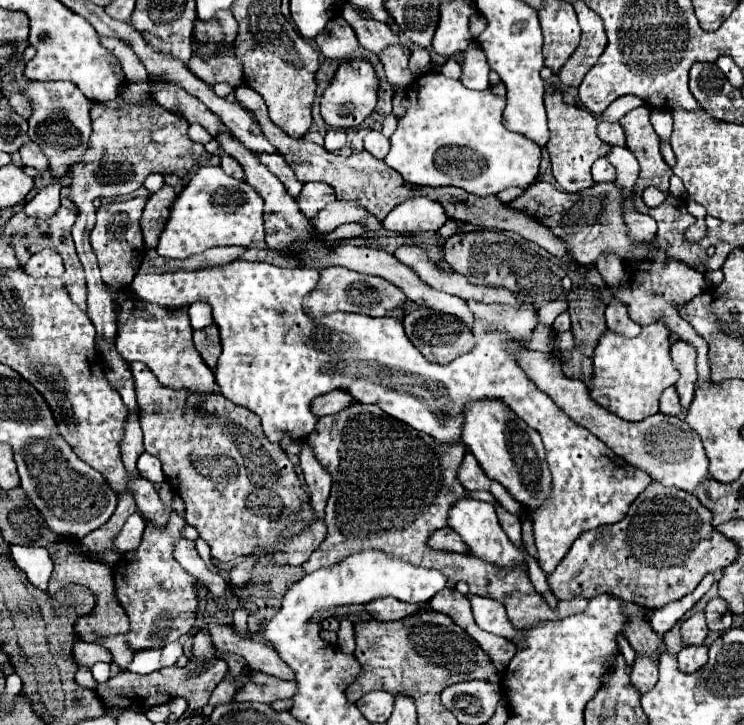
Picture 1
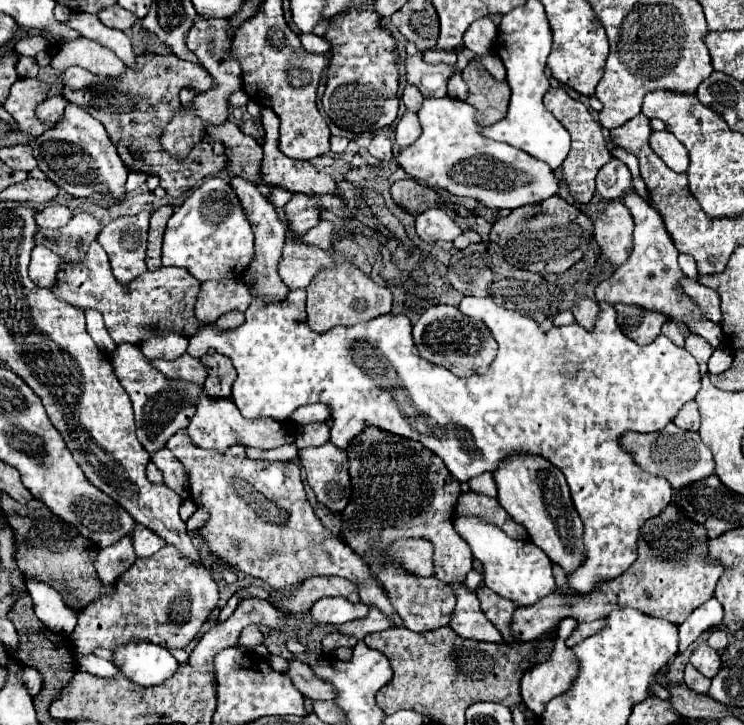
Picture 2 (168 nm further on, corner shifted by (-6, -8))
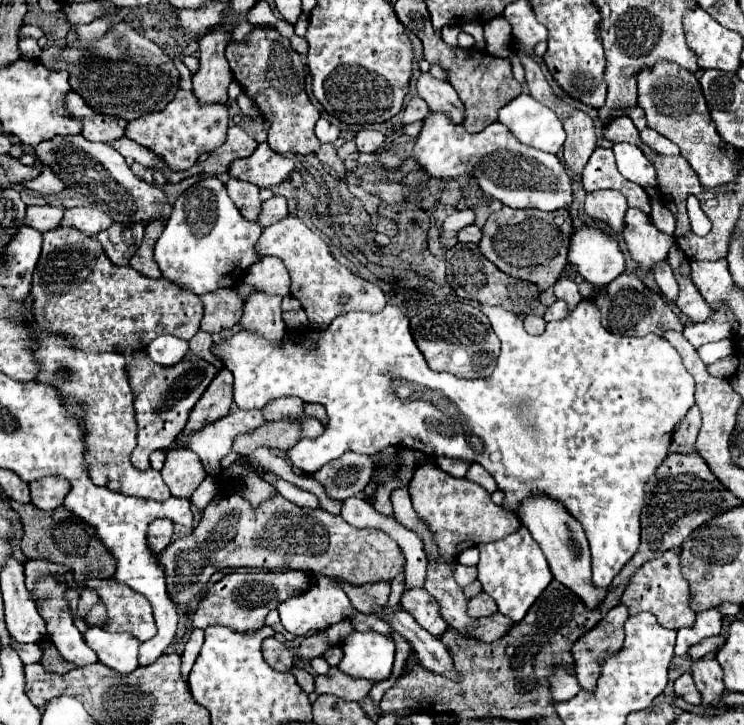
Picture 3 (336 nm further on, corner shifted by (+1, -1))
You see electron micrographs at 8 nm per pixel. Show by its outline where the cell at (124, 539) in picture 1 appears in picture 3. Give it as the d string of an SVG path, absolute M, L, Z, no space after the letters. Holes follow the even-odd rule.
M155 519L149 525L149 547L155 553L161 553L161 549L167 549L173 537L173 521L171 519Z

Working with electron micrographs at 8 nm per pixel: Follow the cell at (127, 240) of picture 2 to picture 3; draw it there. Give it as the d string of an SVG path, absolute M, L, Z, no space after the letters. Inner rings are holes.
M113 223L109 229L101 231L97 235L99 243L103 245L105 255L115 263L115 265L129 265L131 257L135 255L135 251L141 245L143 239L143 225L135 223L135 225L121 225L121 223Z

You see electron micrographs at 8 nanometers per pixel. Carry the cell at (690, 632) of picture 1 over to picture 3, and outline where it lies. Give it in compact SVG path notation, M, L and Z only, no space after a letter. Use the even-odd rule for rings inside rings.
M699 659L693 663L693 679L695 687L703 697L703 705L715 705L721 701L725 685L723 685L723 669L717 659Z

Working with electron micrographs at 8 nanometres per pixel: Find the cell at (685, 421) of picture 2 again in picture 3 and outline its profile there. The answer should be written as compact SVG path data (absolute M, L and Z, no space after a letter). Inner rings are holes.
M695 405L693 409L689 409L685 419L681 421L679 429L675 431L675 439L673 441L677 445L695 445L699 429L701 429L701 413L699 413L699 409Z

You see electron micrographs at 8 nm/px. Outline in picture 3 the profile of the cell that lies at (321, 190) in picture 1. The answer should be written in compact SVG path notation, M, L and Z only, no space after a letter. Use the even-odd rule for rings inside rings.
M271 197L269 201L261 203L261 213L259 213L259 225L261 227L269 227L277 221L281 221L283 217L287 217L287 201L285 197Z

